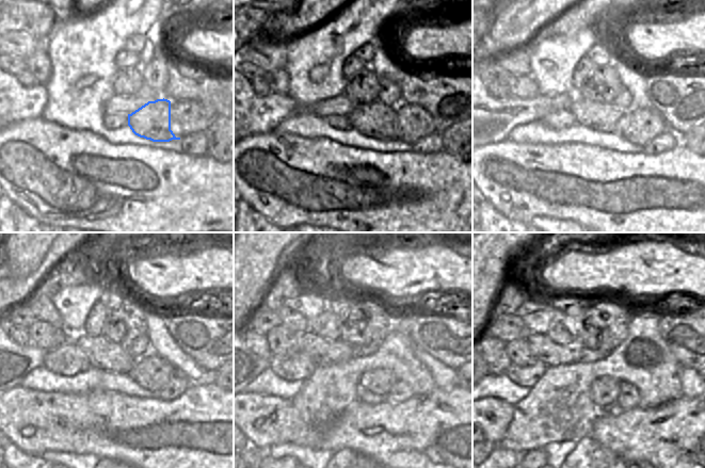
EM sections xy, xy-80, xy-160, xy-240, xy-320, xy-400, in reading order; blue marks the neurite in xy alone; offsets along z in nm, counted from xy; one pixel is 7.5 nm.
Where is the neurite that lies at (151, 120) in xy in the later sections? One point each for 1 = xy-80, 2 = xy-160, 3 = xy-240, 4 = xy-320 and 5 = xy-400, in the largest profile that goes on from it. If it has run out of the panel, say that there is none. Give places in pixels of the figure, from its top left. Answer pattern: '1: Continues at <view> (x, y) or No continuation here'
1: Continues at xy-80 (374, 119)
2: Continues at xy-160 (604, 117)
3: Continues at xy-240 (103, 354)
4: Continues at xy-320 (321, 350)
5: Continues at xy-400 (543, 349)

